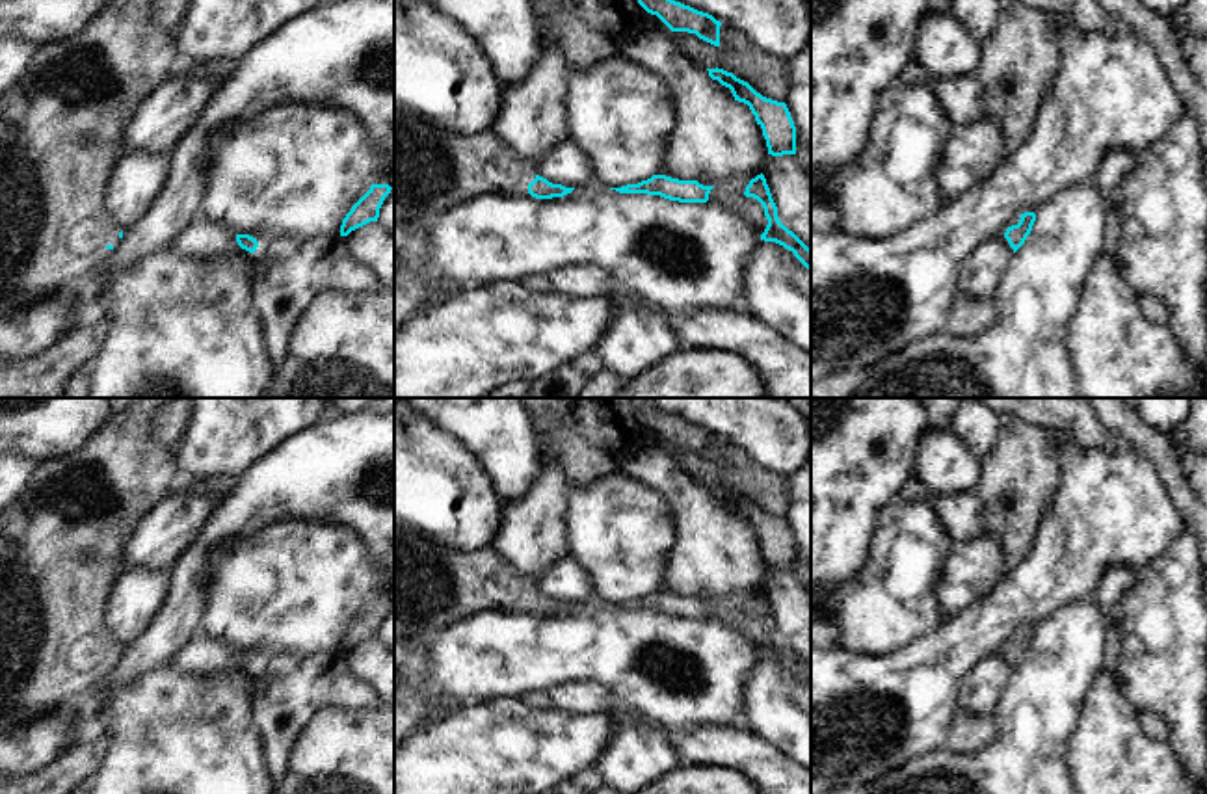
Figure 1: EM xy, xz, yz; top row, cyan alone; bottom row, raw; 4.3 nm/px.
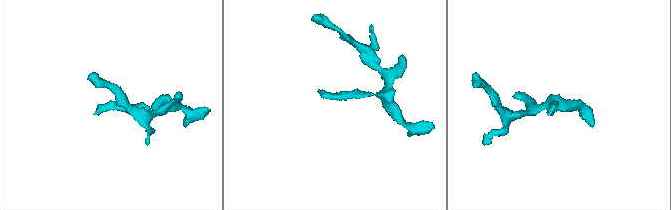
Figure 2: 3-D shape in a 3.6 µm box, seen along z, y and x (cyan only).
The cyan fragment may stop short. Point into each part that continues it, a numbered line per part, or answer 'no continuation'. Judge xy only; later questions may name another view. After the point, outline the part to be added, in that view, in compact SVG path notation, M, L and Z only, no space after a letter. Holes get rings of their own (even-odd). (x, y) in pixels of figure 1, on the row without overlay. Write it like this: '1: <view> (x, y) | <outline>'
1: xy (62, 545) | M130 398L123 413L112 415L112 420L74 452L39 463L22 496L0 515L0 738L26 729L37 718L73 707L89 688L113 673L112 664L117 662L121 647L106 625L106 606L121 575L125 547L180 476L177 446L162 446L147 435L151 415L171 400L180 398Z

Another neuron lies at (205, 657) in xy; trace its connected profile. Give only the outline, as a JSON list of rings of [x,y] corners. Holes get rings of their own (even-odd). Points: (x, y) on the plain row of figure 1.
[[[195,632],[186,645],[179,649],[173,660],[175,669],[199,677],[232,677],[236,673],[253,673],[236,658],[236,649],[214,638]]]

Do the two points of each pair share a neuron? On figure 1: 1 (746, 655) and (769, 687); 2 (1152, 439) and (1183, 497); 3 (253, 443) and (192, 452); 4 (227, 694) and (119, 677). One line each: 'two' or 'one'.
1: two
2: one
3: one
4: two

